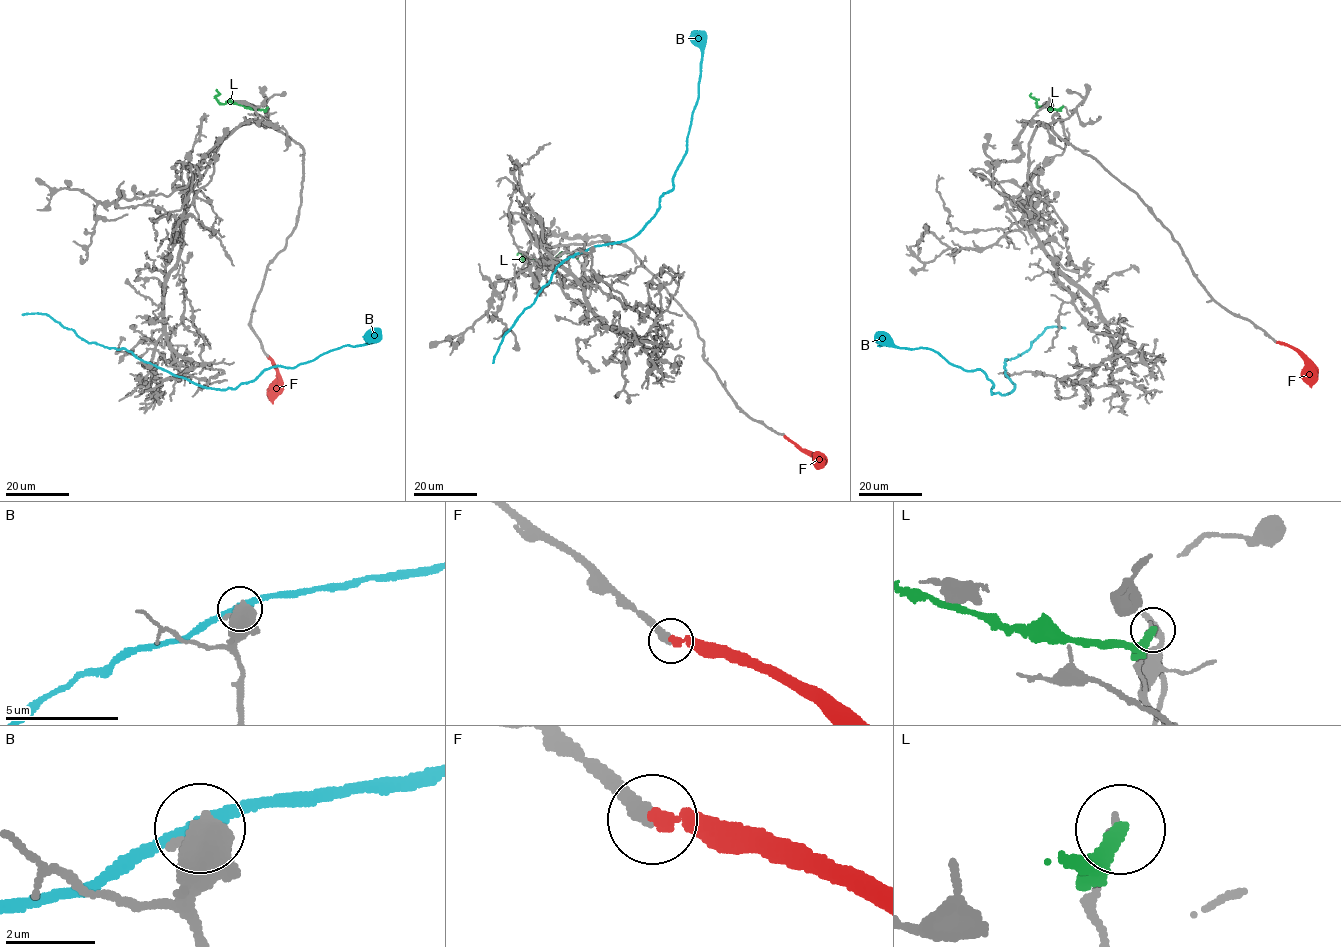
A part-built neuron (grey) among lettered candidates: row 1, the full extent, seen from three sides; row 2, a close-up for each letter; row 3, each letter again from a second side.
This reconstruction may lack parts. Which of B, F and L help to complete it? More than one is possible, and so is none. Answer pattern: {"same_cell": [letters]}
{"same_cell": ["F"]}

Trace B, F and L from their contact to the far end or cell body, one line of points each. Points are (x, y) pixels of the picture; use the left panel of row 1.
B: (151, 364), (203, 387), (233, 389), (272, 367), (295, 367), (339, 347), (366, 344), (372, 331), (378, 331)
F: (267, 356), (279, 377), (279, 392), (273, 403)
L: (267, 107), (264, 110), (231, 102), (220, 103), (215, 97), (216, 89)

